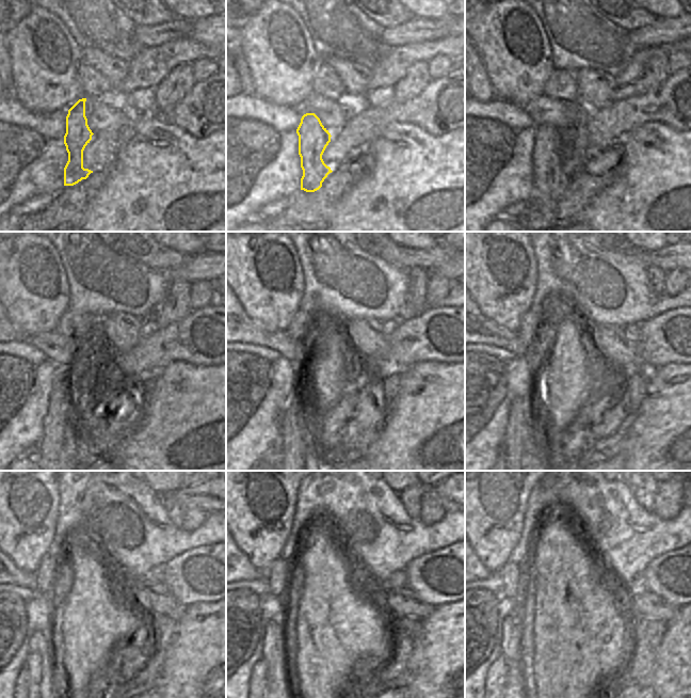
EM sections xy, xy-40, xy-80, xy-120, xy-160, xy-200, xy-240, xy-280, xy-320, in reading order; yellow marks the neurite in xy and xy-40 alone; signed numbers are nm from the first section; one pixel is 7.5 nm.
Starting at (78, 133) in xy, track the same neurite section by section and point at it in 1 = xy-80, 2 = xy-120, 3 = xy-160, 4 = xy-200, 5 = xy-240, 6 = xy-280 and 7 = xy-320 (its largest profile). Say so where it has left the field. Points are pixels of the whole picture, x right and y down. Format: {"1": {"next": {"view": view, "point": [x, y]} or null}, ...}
{"1": {"next": {"view": "xy-80", "point": [549, 172]}}, "2": {"next": {"view": "xy-120", "point": [68, 414]}}, "3": {"next": {"view": "xy-160", "point": [299, 435]}}, "4": {"next": {"view": "xy-200", "point": [537, 445]}}, "5": {"next": {"view": "xy-240", "point": [49, 682]}}, "6": {"next": {"view": "xy-280", "point": [286, 684]}}, "7": {"next": {"view": "xy-320", "point": [520, 687]}}}

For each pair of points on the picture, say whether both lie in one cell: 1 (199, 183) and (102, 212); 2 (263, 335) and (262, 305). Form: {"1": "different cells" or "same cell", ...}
{"1": "same cell", "2": "different cells"}

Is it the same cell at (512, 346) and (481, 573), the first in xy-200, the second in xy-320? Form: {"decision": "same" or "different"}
{"decision": "same"}

